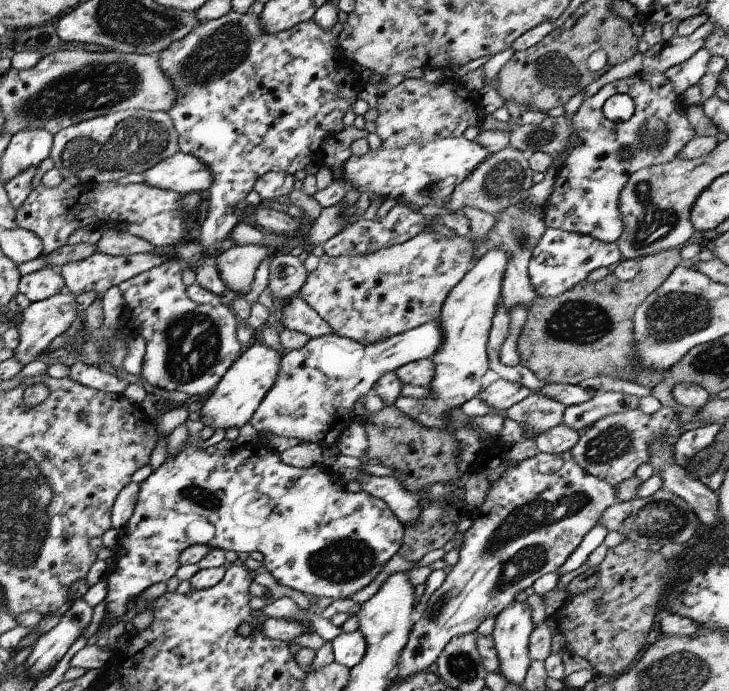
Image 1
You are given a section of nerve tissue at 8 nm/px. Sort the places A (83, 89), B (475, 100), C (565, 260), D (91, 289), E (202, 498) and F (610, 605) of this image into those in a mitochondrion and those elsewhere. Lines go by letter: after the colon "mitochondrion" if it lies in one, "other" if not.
A: mitochondrion
B: other
C: other
D: other
E: mitochondrion
F: other

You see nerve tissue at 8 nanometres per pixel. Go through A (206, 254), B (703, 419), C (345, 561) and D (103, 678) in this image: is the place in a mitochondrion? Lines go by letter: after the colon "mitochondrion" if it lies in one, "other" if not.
A: other
B: other
C: mitochondrion
D: other

